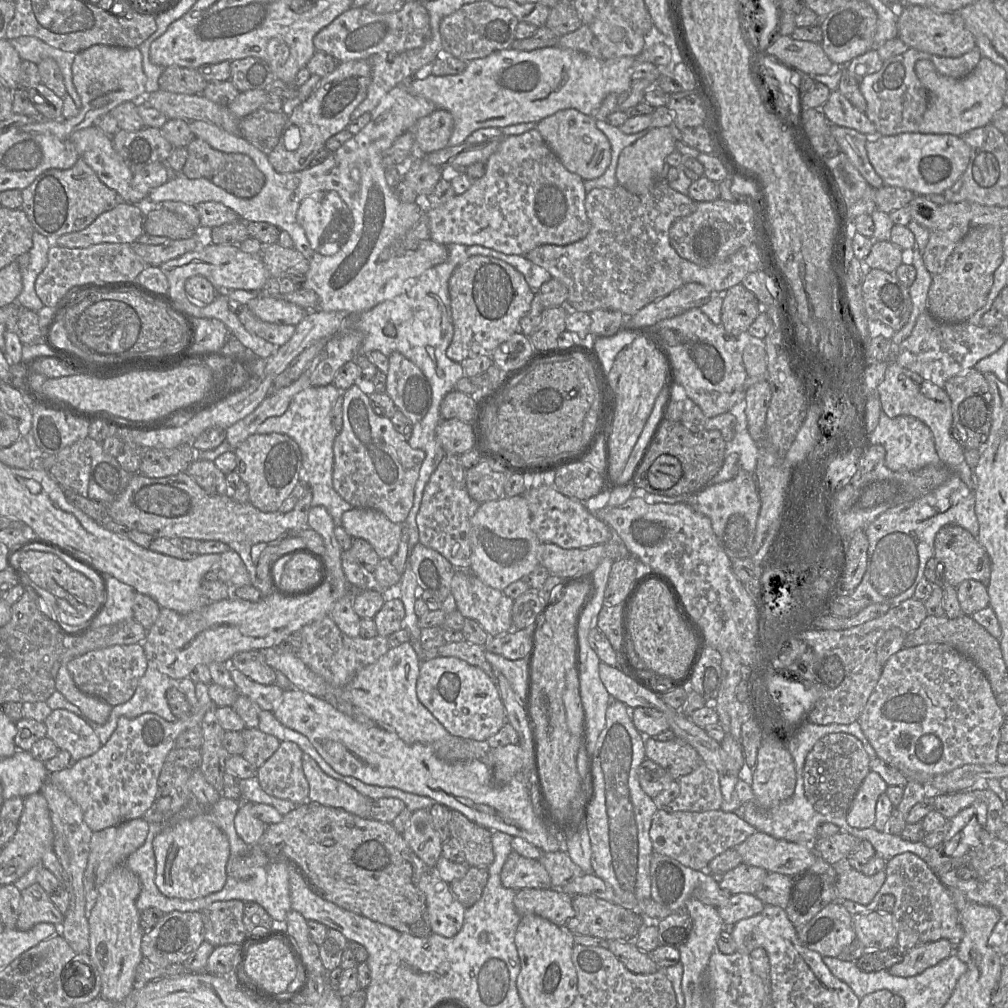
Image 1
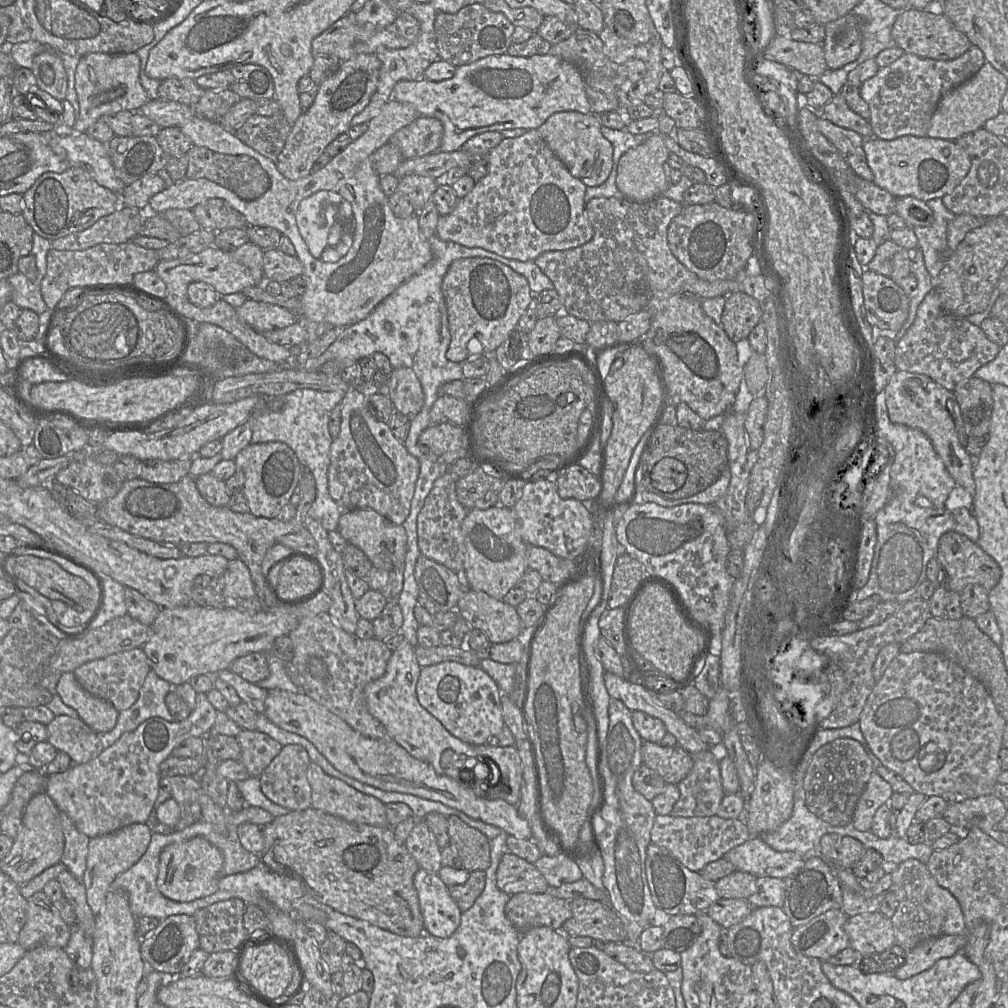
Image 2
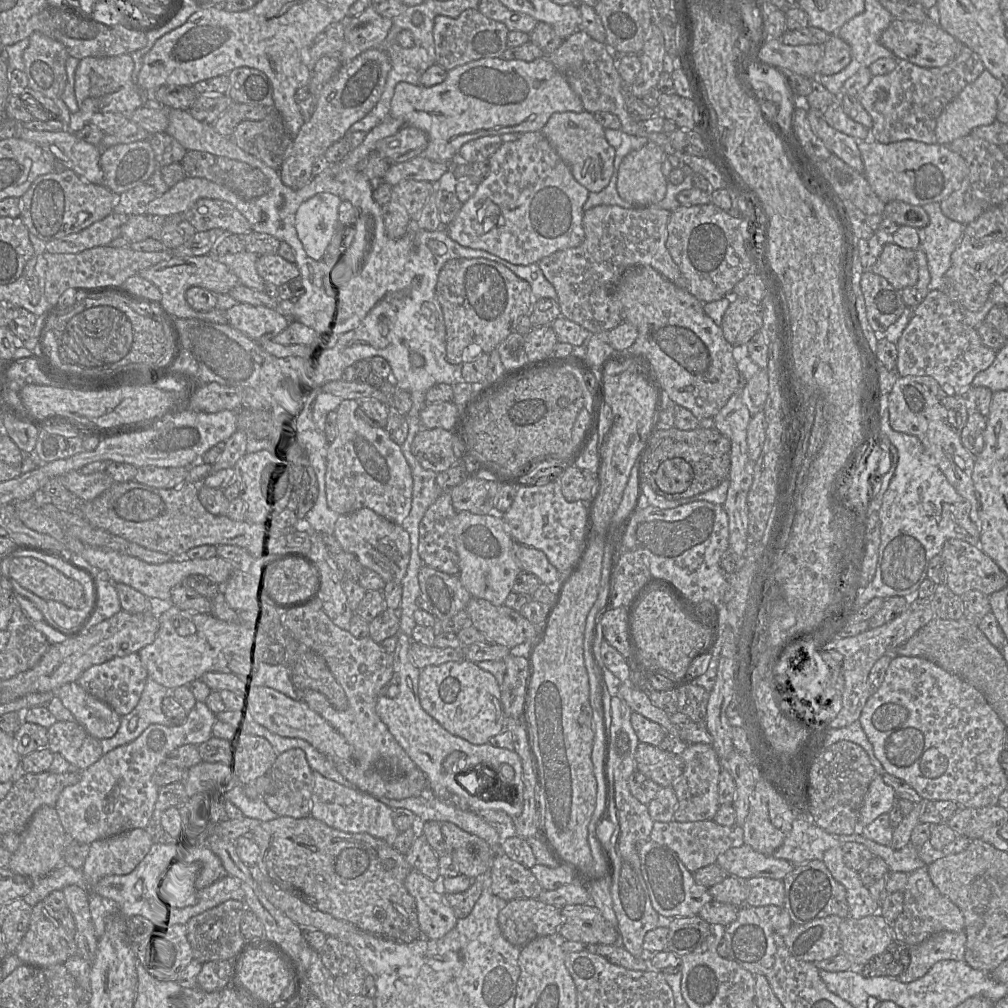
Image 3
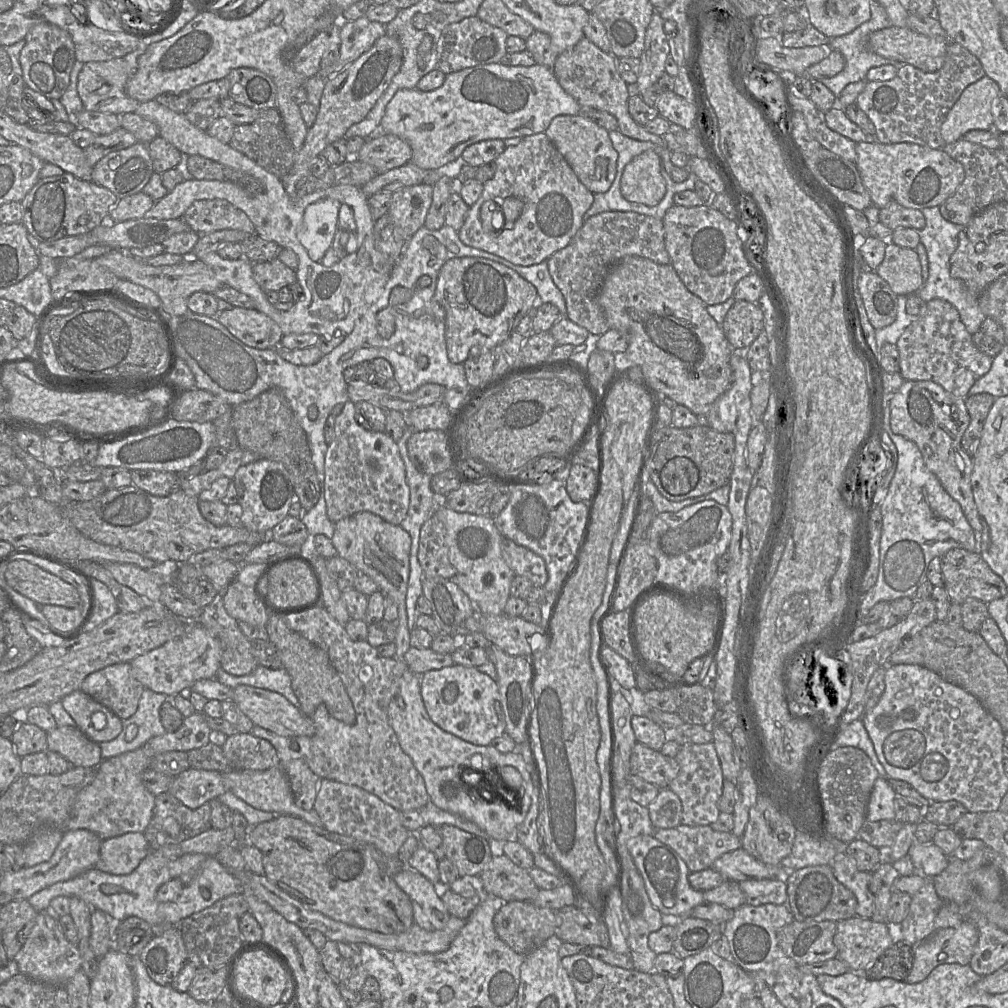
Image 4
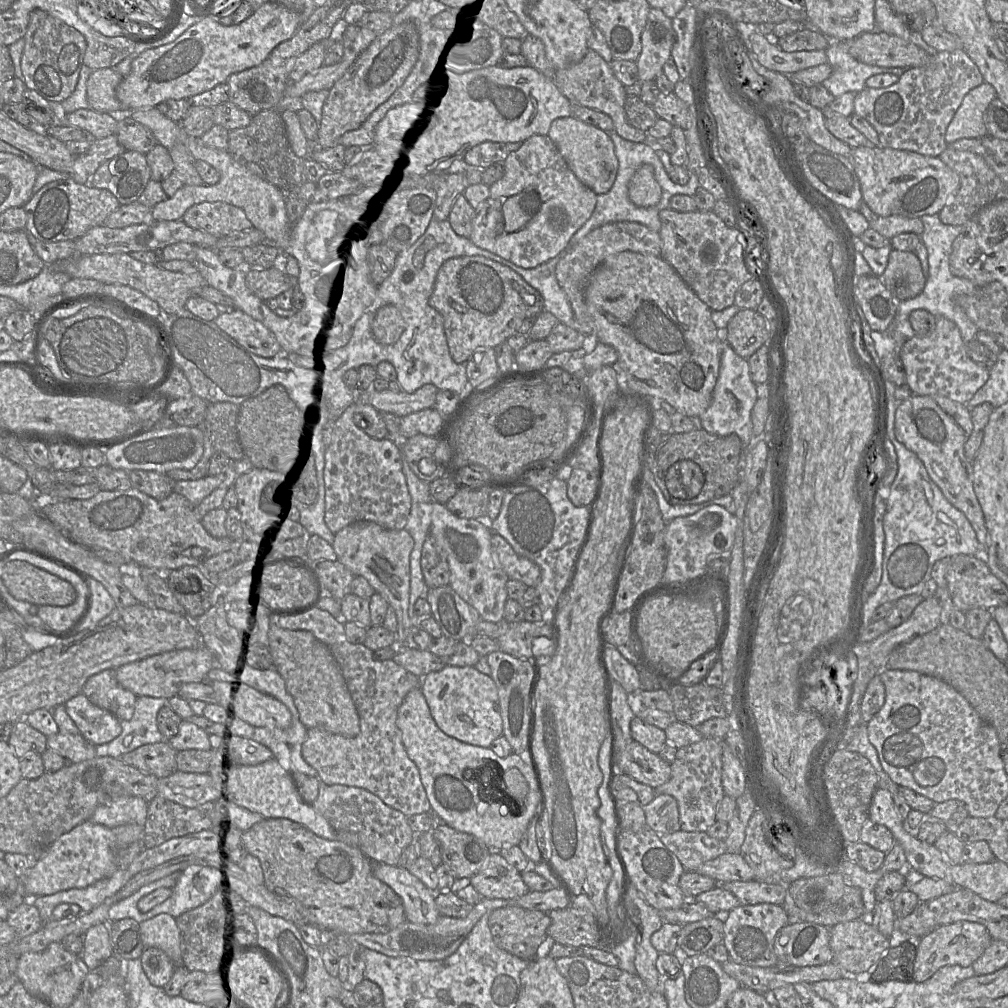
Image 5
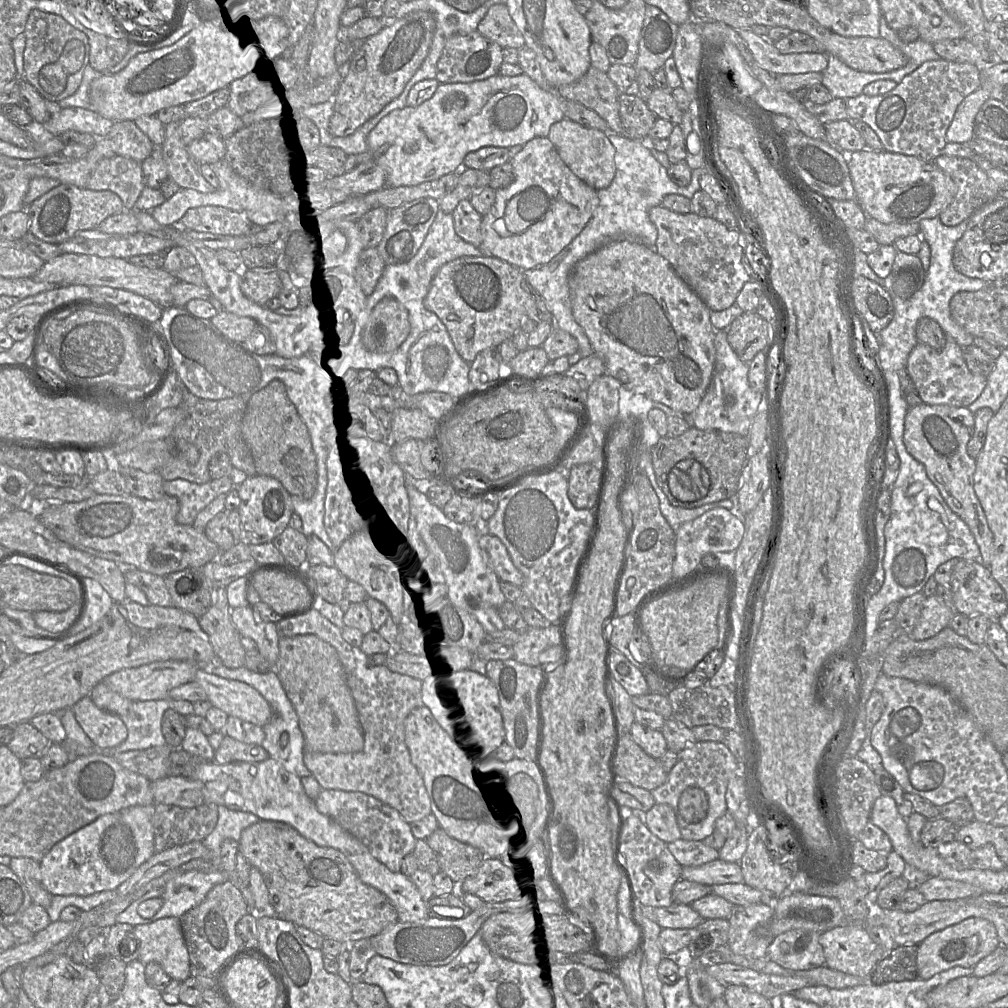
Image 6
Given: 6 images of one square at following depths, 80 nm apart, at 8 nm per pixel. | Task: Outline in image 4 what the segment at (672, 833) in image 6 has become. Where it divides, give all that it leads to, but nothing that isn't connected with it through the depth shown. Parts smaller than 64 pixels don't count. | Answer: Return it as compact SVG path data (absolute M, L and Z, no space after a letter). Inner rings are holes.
M669 788L660 789L647 808L655 829L669 829L681 824L682 804L679 797Z

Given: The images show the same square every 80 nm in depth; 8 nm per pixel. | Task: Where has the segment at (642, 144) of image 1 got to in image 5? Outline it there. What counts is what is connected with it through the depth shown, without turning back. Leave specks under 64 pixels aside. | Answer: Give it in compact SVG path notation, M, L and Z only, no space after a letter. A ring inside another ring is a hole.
M650 164L641 165L628 183L630 201L643 208L657 205L662 197L662 188L655 179L654 167Z

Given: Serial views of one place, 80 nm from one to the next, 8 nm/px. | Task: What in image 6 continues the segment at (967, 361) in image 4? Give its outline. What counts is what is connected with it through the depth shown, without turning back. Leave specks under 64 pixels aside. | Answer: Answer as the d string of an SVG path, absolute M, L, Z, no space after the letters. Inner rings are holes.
M950 335L945 337L942 349L918 343L908 356L906 370L924 404L965 408L981 395L987 378L971 373L963 359L961 347Z

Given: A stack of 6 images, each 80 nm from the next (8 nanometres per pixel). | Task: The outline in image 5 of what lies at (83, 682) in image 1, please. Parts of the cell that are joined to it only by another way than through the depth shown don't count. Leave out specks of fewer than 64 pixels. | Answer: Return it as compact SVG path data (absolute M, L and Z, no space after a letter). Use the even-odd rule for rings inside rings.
M107 669L88 678L83 686L82 693L96 706L115 715L120 721L130 720L135 711L137 696L122 687L116 679L115 669Z

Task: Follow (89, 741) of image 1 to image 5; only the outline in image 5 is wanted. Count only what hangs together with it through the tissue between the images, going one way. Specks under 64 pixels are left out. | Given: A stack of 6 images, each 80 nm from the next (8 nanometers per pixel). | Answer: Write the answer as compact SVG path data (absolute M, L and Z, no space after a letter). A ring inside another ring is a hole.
M59 731L47 736L48 749L63 756L68 763L79 763L98 757L96 746L81 734L66 734Z

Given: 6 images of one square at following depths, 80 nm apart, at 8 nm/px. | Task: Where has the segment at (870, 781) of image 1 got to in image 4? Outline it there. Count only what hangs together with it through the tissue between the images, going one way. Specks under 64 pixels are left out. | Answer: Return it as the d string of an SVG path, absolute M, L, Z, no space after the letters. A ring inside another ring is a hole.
M878 777L868 802L866 820L871 822L880 820L894 821L896 797L897 794L888 779Z

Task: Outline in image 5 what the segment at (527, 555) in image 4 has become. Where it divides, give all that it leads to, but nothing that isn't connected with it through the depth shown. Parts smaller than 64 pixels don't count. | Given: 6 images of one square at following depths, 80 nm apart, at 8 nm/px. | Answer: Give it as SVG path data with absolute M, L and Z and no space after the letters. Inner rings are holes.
M492 533L493 551L509 579L518 580L528 587L536 587L541 579L540 567L529 559L518 555L499 534Z

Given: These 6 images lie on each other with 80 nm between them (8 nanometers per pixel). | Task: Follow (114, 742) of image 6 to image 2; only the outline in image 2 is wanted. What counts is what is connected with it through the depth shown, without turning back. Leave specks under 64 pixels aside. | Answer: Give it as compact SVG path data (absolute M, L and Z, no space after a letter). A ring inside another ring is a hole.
M72 672L61 674L56 692L96 733L109 732L115 727L119 712L109 702L85 691Z

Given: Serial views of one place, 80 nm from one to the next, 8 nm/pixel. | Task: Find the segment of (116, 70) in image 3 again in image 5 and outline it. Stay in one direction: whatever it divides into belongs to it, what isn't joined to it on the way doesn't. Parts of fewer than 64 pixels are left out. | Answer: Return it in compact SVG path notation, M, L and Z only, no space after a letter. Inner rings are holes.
M112 68L93 70L87 81L89 107L97 112L128 114L116 97L116 88L123 78Z

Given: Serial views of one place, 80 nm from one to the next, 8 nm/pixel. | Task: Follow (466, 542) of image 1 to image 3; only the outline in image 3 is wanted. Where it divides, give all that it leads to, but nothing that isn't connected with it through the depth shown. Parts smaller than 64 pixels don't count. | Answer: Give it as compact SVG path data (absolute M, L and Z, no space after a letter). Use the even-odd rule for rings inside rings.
M441 491L427 509L419 525L418 553L424 565L449 575L459 575L459 557L454 539L454 518L457 511L452 505L450 491Z

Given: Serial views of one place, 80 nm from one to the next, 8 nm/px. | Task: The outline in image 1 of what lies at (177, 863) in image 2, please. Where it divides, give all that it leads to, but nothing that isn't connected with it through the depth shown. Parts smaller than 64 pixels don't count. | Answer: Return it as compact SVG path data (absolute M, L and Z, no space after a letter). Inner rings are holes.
M203 816L179 821L156 835L153 840L156 858L155 883L166 897L195 900L223 889L230 857L227 836Z

